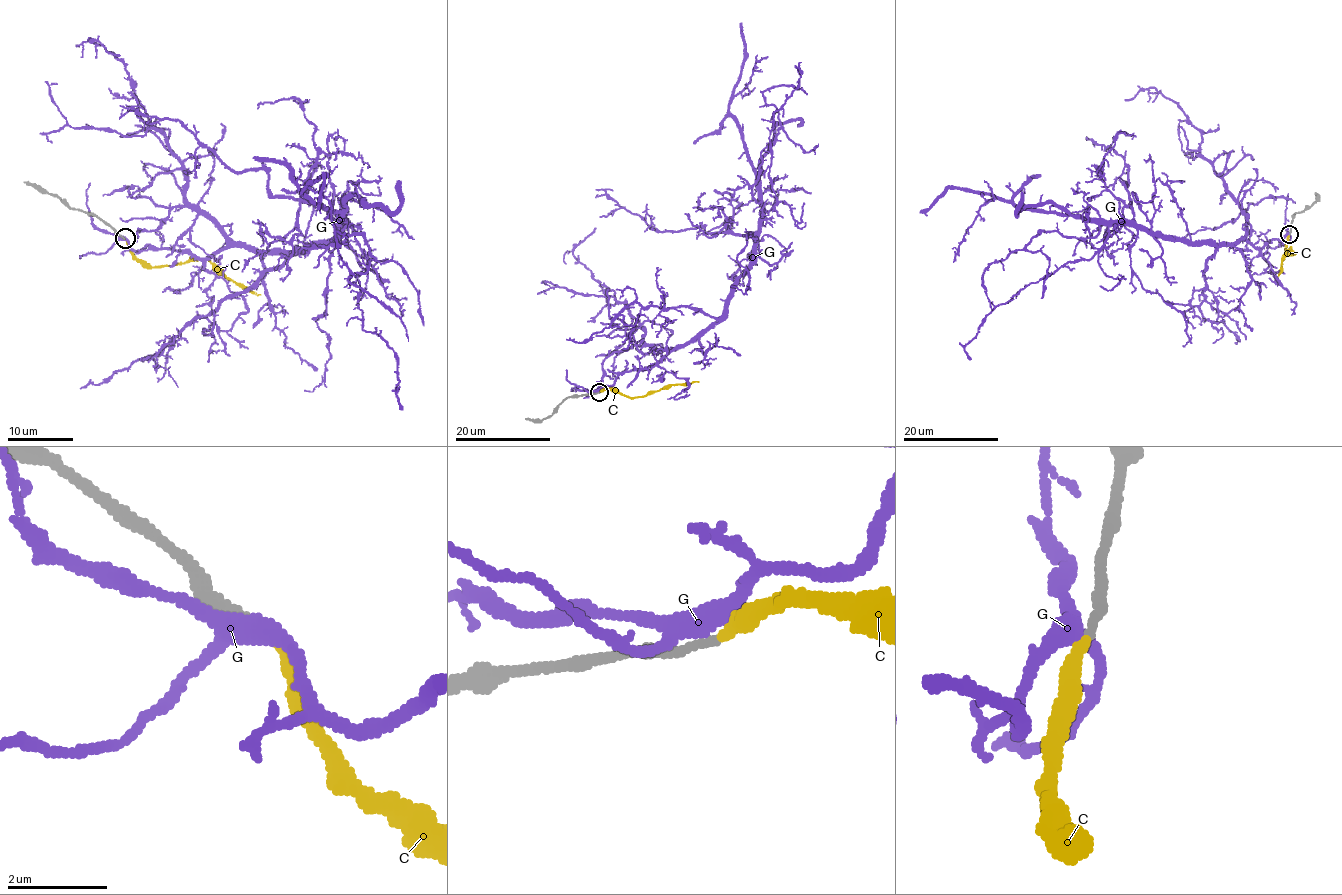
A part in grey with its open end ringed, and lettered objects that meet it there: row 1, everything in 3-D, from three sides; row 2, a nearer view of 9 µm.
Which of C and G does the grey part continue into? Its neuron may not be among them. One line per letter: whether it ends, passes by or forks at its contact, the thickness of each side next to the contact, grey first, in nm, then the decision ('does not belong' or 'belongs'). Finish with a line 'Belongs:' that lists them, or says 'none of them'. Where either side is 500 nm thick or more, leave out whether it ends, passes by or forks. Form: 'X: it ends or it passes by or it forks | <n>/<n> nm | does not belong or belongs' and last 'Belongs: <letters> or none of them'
C: it ends | 170/240 nm | belongs
G: it forks | 180/340 nm | does not belong
Belongs: C

